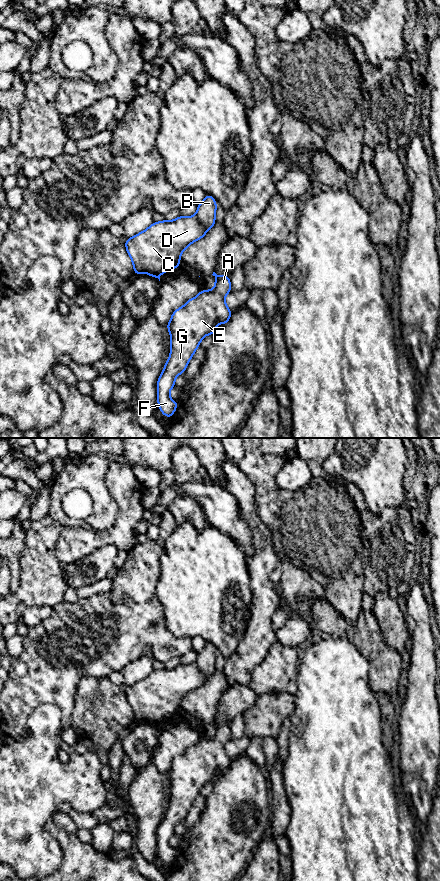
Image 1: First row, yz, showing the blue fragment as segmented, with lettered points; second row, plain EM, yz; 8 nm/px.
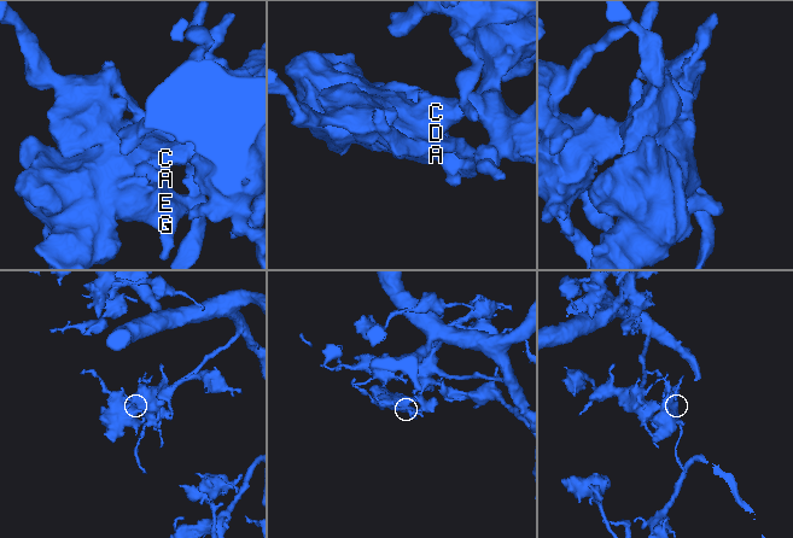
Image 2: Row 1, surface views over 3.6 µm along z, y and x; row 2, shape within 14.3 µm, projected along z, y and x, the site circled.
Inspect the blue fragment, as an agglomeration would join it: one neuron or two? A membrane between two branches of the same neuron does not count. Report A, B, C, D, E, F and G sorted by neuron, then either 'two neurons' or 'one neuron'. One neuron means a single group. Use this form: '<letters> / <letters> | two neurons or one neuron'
A C D E F G / B | two neurons

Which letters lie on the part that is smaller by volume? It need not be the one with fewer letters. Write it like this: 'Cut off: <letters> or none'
Cut off: B

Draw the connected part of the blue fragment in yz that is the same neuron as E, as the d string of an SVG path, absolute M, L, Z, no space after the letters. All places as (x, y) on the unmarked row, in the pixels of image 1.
M212 722L215 725L215 735L213 738L200 738L195 746L187 748L184 754L173 759L172 764L166 776L170 780L171 797L164 817L157 828L157 850L158 856L163 864L172 866L178 850L169 845L170 838L175 835L175 827L185 821L187 813L193 805L196 797L200 794L201 788L209 782L214 783L218 777L215 772L226 773L231 765L232 759L227 755L225 744L232 739L230 725L226 723Z

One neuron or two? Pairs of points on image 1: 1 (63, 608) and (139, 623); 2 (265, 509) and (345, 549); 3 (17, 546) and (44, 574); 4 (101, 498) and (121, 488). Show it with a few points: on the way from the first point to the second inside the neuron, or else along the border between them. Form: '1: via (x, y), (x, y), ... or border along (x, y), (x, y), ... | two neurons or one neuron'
1: via (82, 611), (99, 611), (113, 623), (120, 623) | one neuron
2: via (286, 518), (289, 521), (320, 521), (327, 528) | one neuron
3: border along (25, 532), (25, 546), (21, 553), (19, 574) | two neurons
4: border along (107, 470), (105, 484), (118, 506), (117, 516) | two neurons

